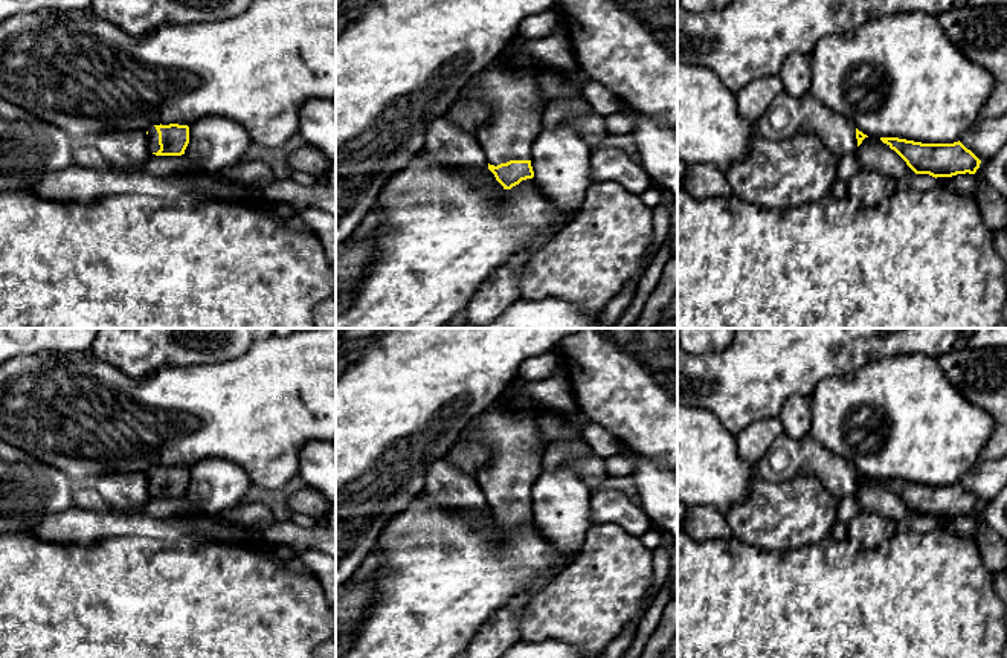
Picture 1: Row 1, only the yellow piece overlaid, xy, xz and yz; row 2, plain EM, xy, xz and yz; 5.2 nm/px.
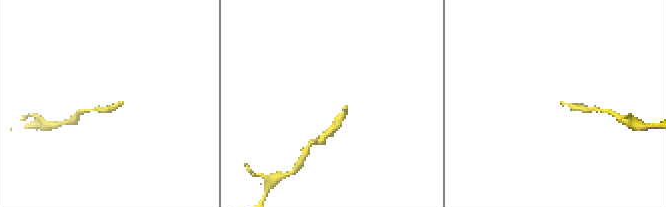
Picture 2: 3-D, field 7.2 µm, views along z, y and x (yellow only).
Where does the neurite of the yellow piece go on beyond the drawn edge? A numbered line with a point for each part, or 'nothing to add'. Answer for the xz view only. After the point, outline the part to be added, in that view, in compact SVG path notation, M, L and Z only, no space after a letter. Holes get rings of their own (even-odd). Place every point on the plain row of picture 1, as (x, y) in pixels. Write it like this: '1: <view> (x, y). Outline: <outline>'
1: xz (516, 449). Outline: M488 409L471 418L458 443L484 443L491 450L490 463L475 475L490 507L531 502L531 489L543 470L536 420Z

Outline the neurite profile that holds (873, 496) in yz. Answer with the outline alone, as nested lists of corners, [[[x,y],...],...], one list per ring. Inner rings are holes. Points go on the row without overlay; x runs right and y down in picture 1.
[[[877,478],[865,479],[853,496],[857,499],[862,511],[877,513],[897,524],[909,524],[915,518],[906,504]]]

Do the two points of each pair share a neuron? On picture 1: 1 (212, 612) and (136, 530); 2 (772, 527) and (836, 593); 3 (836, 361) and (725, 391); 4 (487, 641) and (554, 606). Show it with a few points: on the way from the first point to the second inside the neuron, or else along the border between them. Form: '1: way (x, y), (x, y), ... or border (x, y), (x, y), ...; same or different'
1: border (176, 541), (113, 536), (106, 542); different
2: border (827, 536), (818, 542), (786, 551), (759, 548); different
3: way (809, 361), (769, 361), (752, 377); same
4: border (537, 594), (524, 609), (517, 640); different

